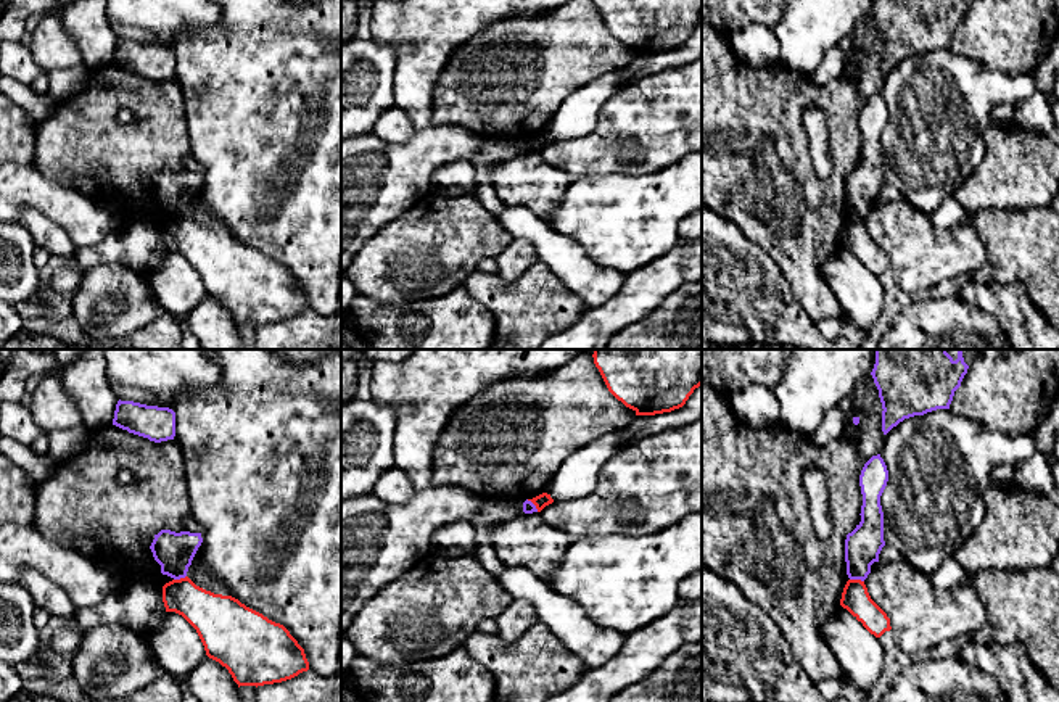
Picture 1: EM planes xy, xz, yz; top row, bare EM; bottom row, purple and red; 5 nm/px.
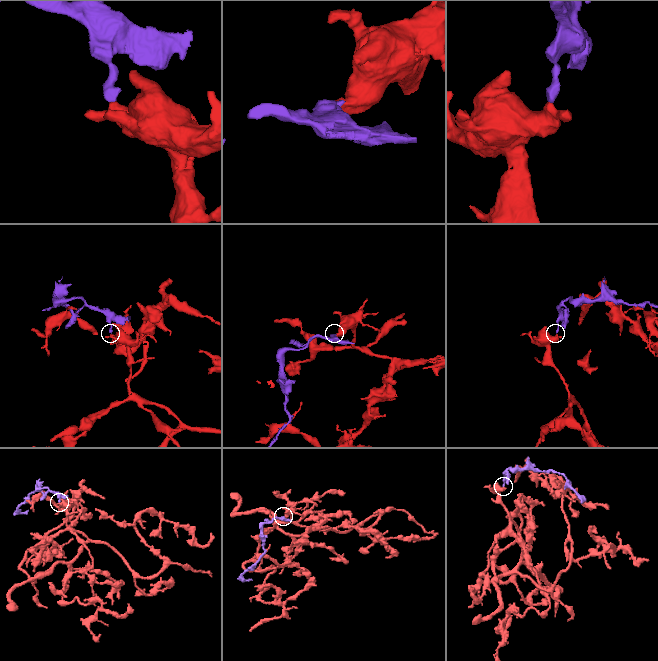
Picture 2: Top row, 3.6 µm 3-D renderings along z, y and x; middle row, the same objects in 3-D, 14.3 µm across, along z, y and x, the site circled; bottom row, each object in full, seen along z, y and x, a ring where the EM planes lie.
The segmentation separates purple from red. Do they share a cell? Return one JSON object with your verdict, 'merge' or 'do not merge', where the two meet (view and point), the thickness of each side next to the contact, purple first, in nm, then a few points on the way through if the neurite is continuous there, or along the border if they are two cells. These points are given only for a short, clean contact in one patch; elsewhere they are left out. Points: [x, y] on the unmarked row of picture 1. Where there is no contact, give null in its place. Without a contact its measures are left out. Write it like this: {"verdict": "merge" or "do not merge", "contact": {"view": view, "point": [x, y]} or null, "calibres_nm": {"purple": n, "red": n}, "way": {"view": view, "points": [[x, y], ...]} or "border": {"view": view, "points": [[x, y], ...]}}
{"verdict": "do not merge", "contact": {"view": "yz", "point": [857, 218]}, "calibres_nm": {"purple": 180, "red": 140}, "border": {"view": "yz", "points": [[850, 218], [863, 221]]}}

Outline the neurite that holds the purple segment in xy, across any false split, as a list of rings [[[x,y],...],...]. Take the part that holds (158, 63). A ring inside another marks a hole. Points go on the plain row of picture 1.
[[[119,39],[113,64],[150,81],[161,82],[175,76],[175,52],[169,47]]]

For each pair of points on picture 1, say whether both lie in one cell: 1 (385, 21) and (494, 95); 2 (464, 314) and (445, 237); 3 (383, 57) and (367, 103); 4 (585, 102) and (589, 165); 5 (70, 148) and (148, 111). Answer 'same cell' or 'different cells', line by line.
1: different cells
2: different cells
3: same cell
4: different cells
5: same cell

